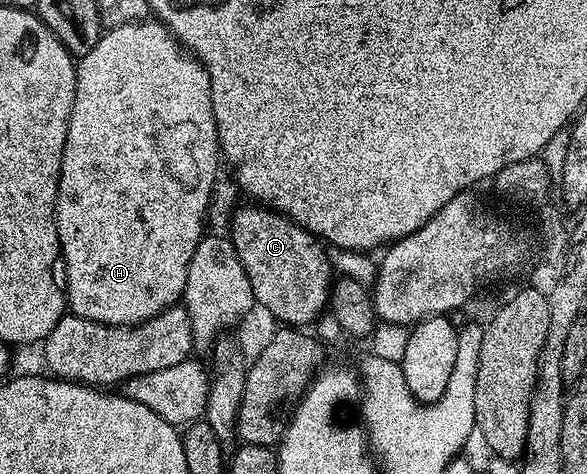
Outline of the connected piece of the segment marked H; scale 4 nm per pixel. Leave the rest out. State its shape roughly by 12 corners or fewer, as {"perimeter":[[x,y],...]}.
{"perimeter":[[156,20],[76,63],[55,207],[67,306],[182,301],[213,85]]}

